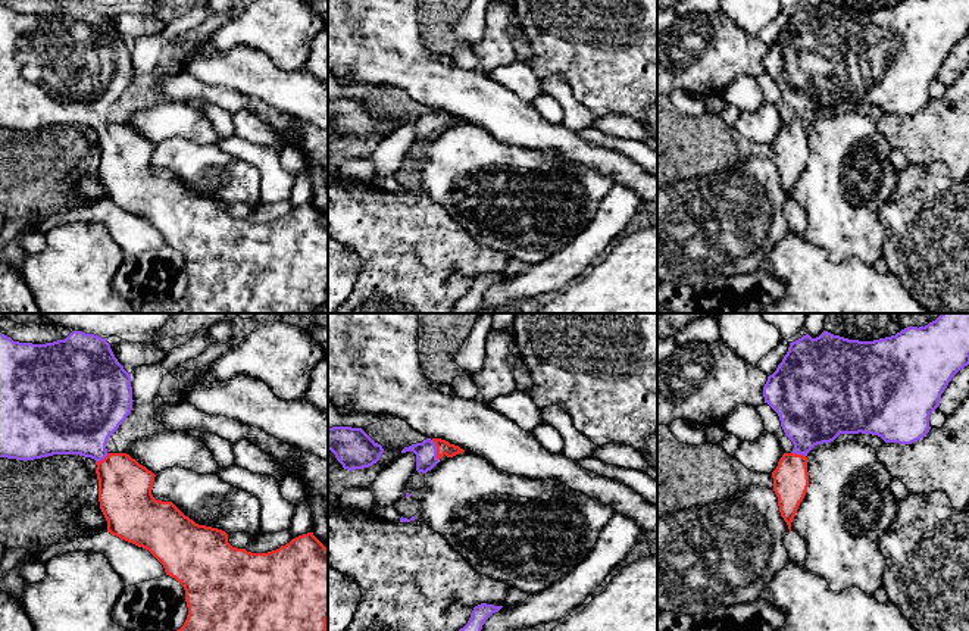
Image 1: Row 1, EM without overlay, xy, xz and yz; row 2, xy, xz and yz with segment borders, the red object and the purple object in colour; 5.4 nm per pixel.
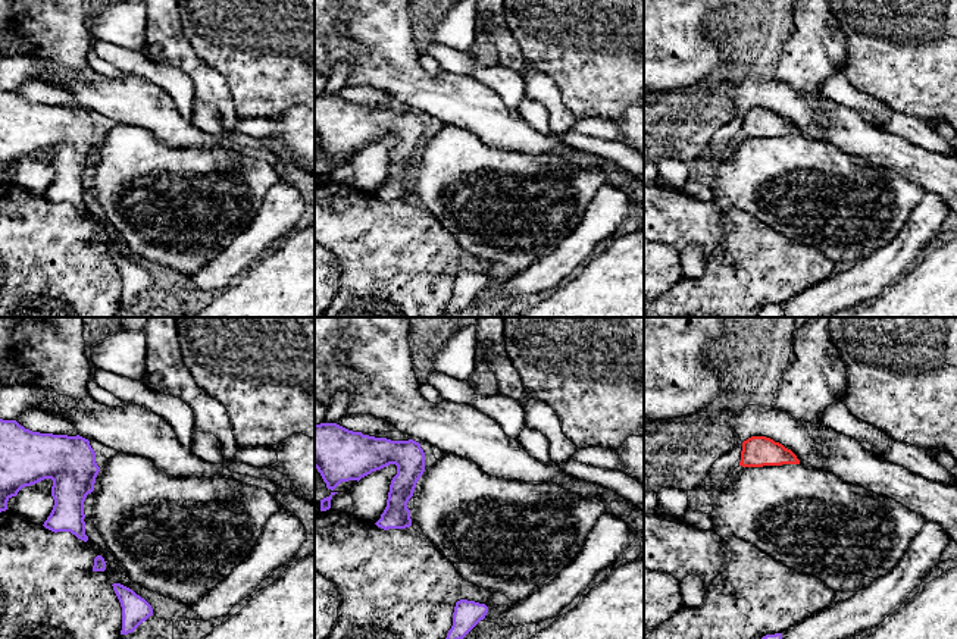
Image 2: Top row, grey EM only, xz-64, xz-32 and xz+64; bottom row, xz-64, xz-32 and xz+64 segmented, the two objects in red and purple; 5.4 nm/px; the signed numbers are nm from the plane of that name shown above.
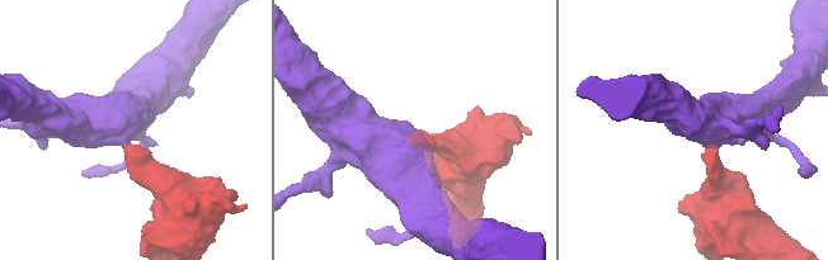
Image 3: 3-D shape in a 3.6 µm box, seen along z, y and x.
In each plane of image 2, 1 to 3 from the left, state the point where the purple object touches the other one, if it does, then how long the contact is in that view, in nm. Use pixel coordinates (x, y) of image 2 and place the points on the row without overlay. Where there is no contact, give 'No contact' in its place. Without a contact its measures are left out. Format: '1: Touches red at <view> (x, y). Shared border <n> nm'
1: No contact
2: No contact
3: No contact

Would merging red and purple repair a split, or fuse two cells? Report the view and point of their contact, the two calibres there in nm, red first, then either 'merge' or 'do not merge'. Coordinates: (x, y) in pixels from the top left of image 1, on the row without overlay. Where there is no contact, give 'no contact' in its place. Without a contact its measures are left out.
xz (437, 121) | 80/120 nm | merge

